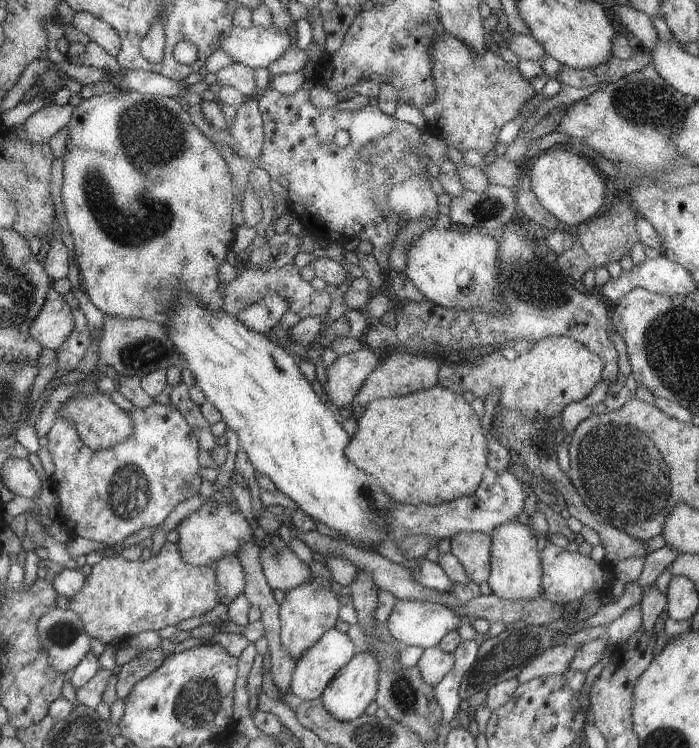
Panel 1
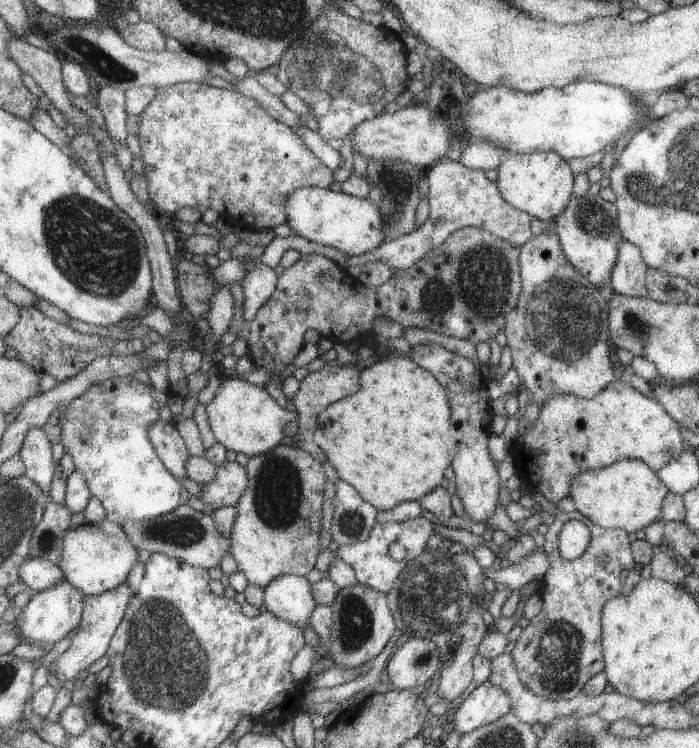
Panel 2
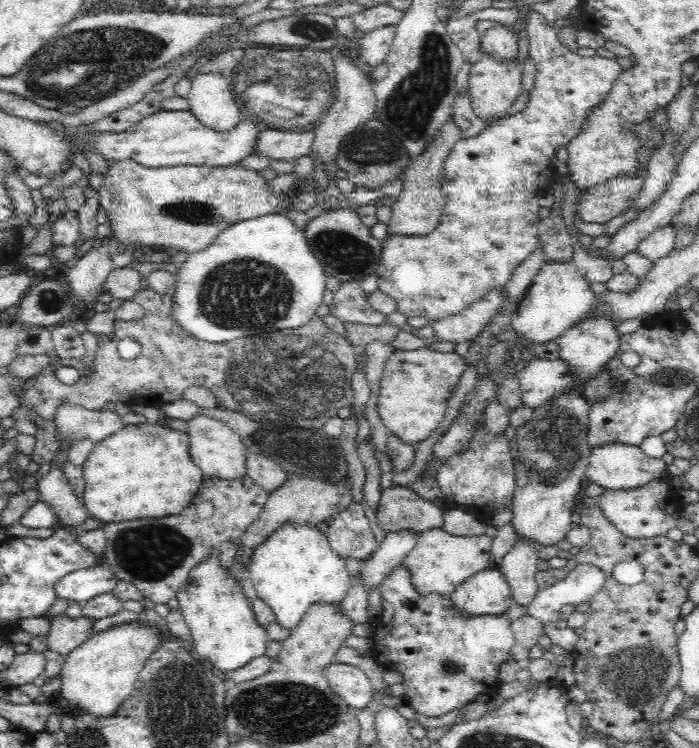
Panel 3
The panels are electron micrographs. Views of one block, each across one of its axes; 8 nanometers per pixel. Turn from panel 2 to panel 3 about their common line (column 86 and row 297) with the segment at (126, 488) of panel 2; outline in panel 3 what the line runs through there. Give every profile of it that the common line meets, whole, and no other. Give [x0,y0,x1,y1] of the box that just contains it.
[375,12,622,325]

